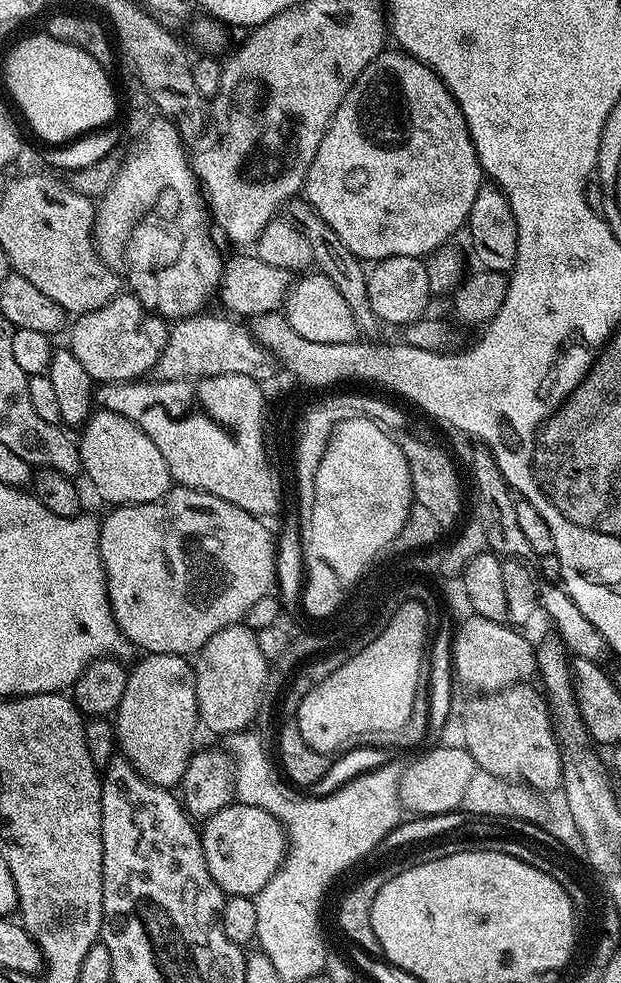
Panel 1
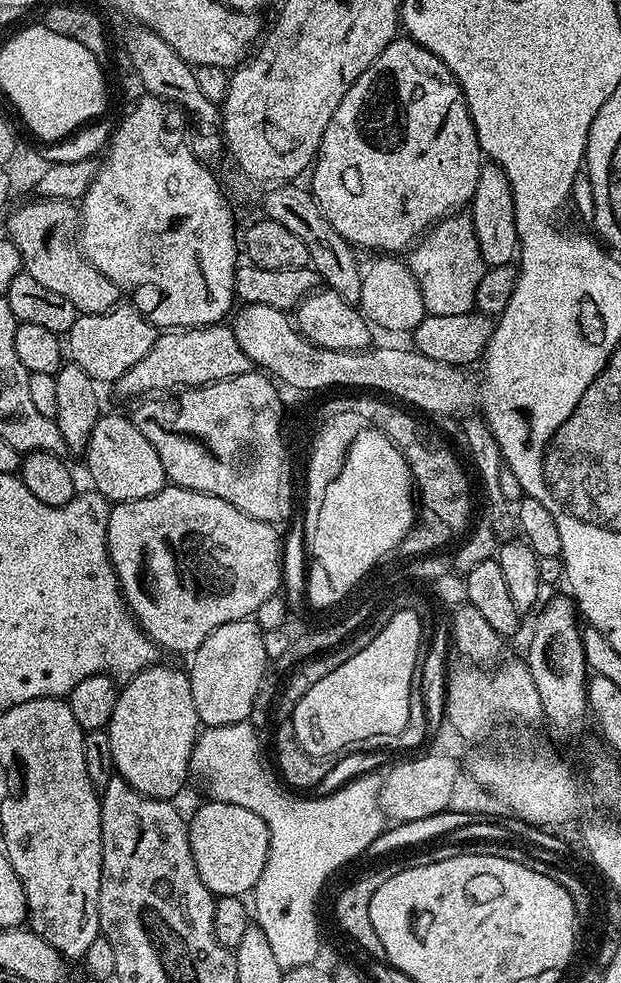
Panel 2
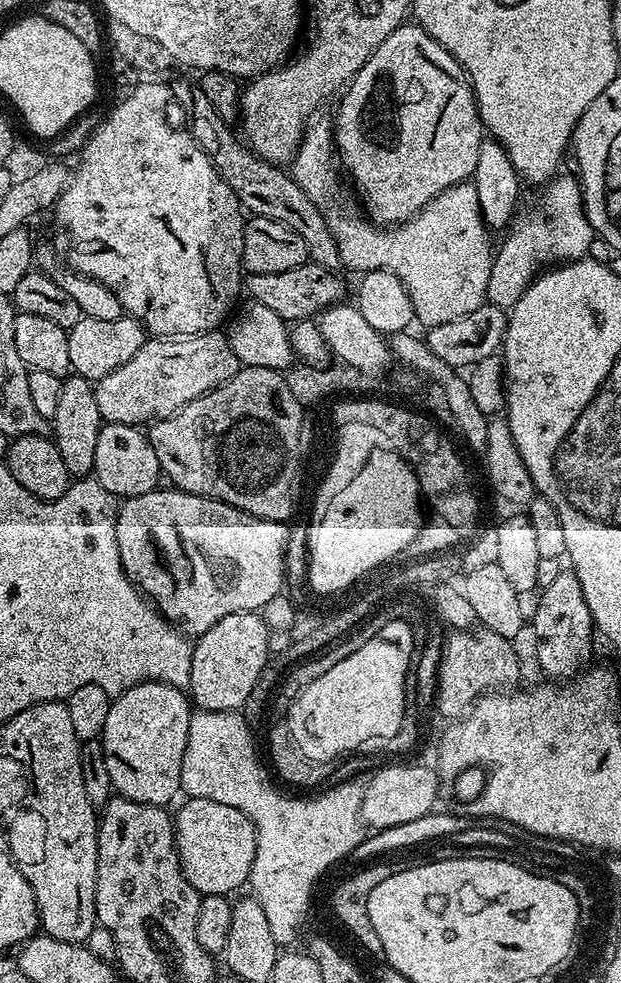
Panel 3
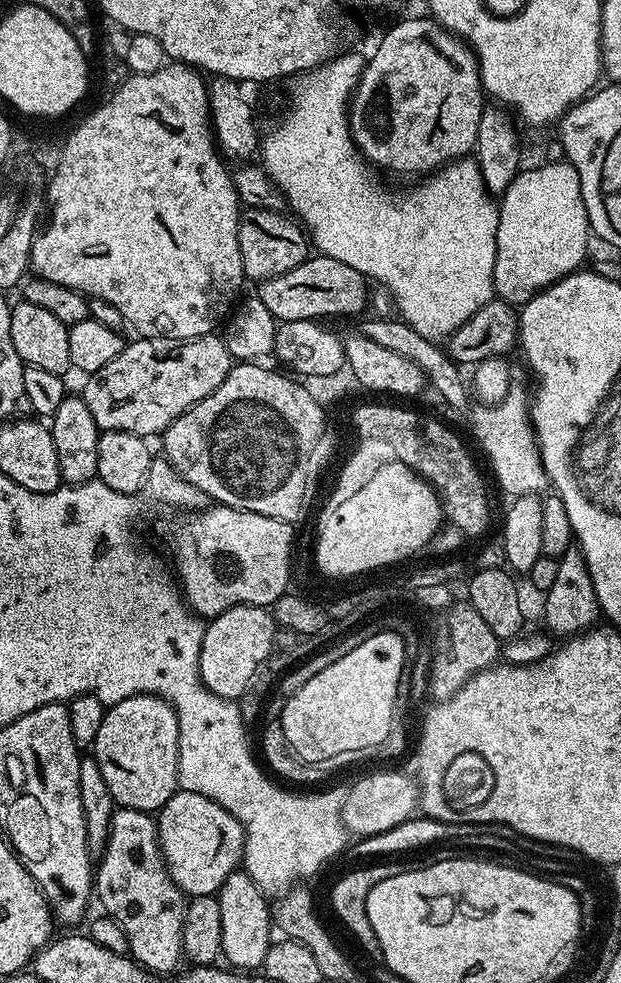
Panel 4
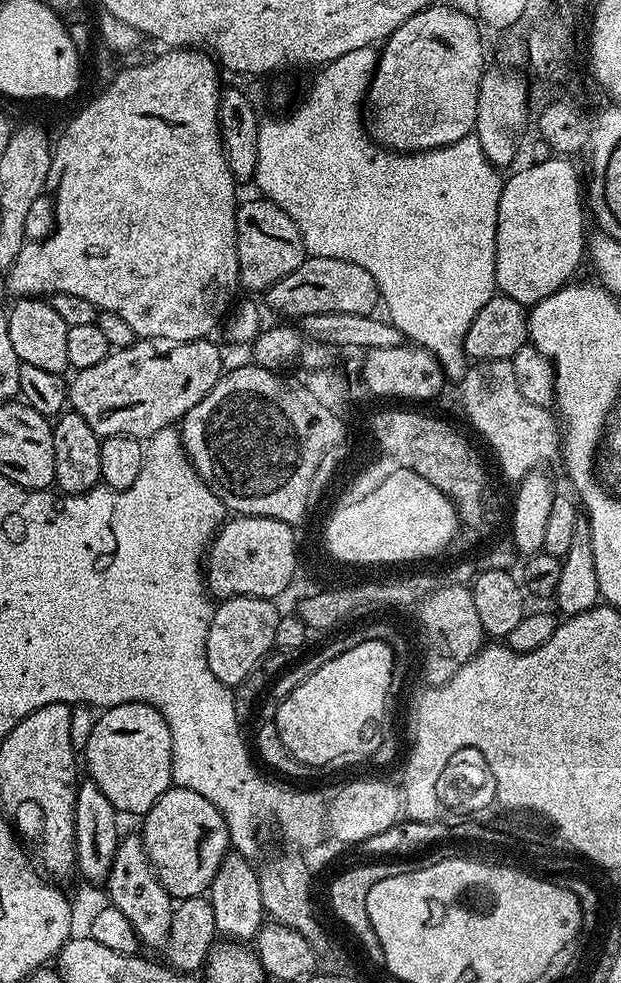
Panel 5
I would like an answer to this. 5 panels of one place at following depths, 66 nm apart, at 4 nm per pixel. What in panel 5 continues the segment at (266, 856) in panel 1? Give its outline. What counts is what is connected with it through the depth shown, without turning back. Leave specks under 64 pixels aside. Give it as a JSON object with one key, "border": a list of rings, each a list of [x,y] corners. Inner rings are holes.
{"border":[[[173,786],[144,813],[142,823],[142,839],[148,860],[169,896],[181,901],[205,895],[224,856],[230,851],[228,826],[218,809],[202,798],[202,794]]]}

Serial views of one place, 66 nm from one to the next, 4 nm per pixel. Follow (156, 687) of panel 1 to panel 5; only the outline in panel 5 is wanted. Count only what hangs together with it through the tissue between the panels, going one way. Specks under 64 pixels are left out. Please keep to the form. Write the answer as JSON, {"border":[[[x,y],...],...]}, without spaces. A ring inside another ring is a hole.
{"border":[[[119,704],[113,708],[103,709],[95,717],[93,722],[93,730],[90,732],[89,741],[82,751],[82,760],[88,763],[87,775],[96,783],[98,790],[102,790],[102,794],[106,794],[106,798],[110,798],[110,802],[116,807],[117,813],[133,812],[136,818],[143,817],[145,812],[150,810],[150,806],[154,806],[154,802],[158,802],[158,798],[162,798],[162,794],[166,794],[166,790],[173,787],[172,783],[172,739],[170,738],[170,726],[166,726],[166,718],[162,718],[162,714],[154,706],[149,704]]]}

